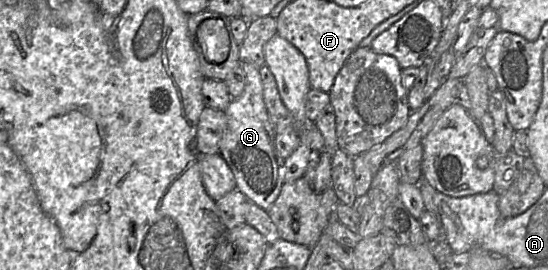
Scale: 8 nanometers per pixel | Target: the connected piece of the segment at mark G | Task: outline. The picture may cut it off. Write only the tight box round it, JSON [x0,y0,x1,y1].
[220,63,285,210]

